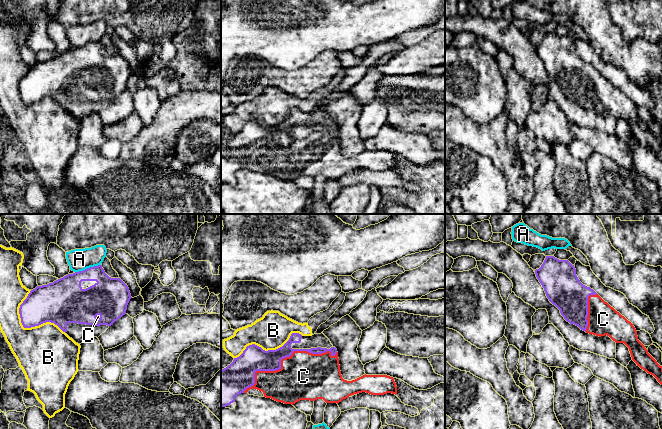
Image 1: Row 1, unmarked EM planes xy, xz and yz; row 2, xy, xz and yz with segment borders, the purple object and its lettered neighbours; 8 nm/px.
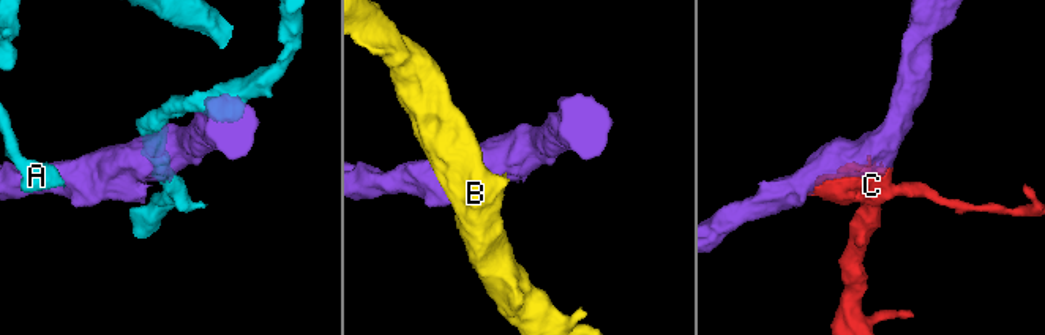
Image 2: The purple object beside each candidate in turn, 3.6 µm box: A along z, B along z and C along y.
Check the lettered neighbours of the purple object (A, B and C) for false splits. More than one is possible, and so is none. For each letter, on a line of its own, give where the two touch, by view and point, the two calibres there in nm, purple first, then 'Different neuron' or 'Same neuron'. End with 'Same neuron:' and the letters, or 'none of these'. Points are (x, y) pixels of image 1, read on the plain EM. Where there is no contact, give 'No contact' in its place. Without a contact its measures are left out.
A: Touches purple at xy (87, 44). Thickness 240 nm (purple) against 180 nm. Different neuron
B: Touches purple at xy (26, 103). Thickness 300 nm (purple) against 440 nm. Different neuron
C: Touches purple at xz (282, 134). Thickness 200 nm (purple) against 380 nm. Same neuron
Same neuron: C

